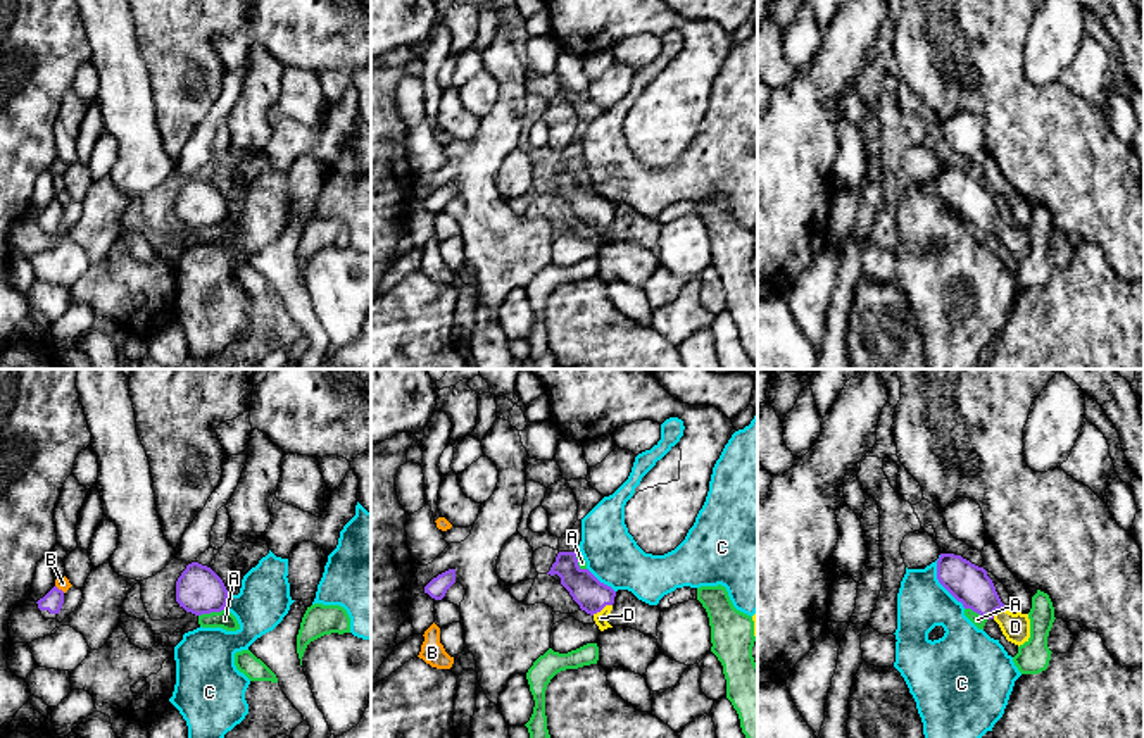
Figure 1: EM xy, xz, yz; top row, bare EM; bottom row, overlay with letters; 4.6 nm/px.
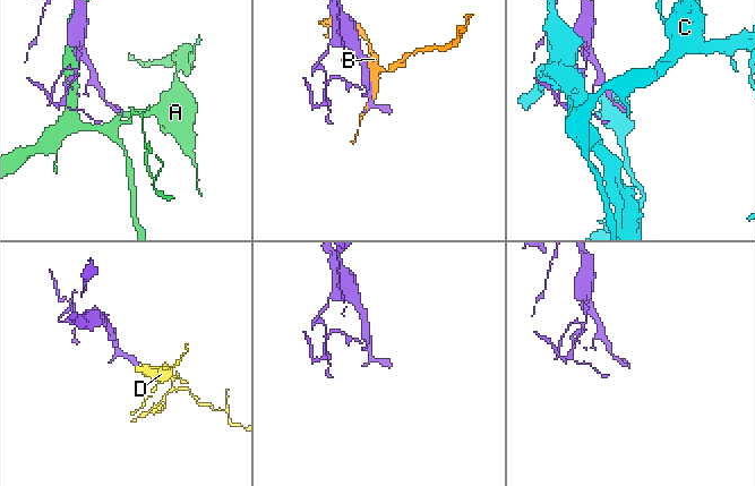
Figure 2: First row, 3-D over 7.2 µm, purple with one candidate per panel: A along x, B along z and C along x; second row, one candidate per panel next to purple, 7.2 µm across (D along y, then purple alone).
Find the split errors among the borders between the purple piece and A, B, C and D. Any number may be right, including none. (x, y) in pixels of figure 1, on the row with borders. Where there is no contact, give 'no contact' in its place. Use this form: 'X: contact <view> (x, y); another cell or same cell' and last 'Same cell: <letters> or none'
A: contact xy (211, 611); another cell
B: contact xy (61, 590); another cell
C: contact yz (939, 581); another cell
D: contact xz (601, 609); same cell
Same cell: D

